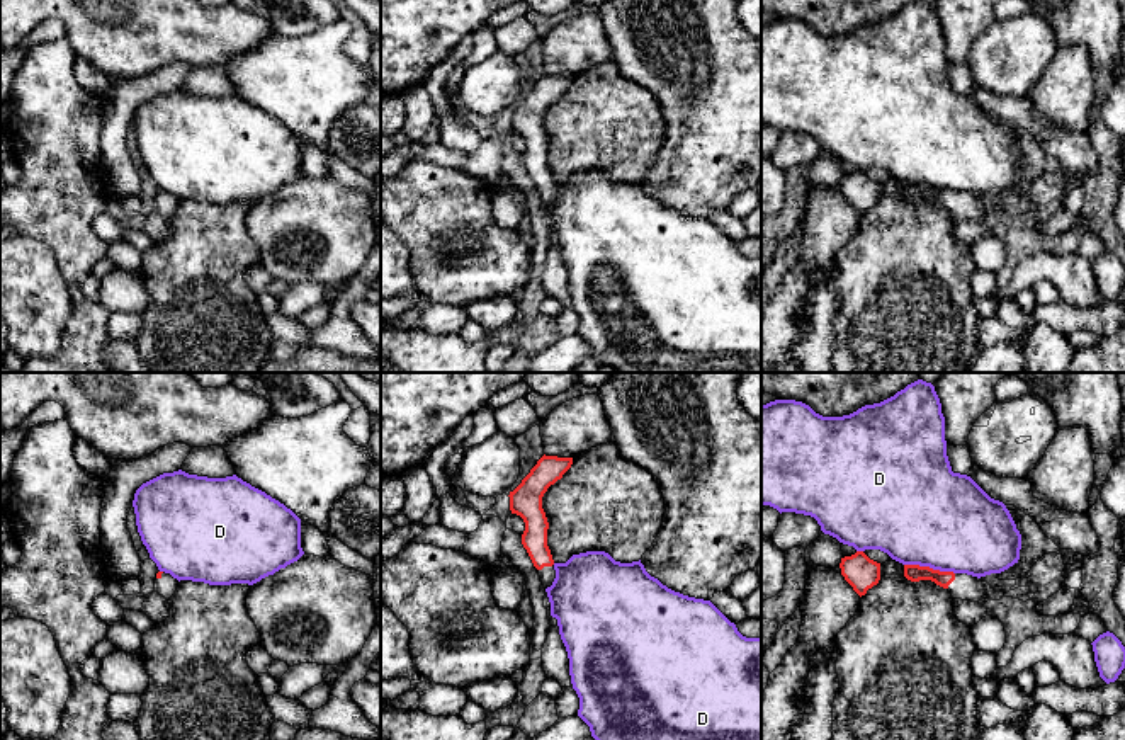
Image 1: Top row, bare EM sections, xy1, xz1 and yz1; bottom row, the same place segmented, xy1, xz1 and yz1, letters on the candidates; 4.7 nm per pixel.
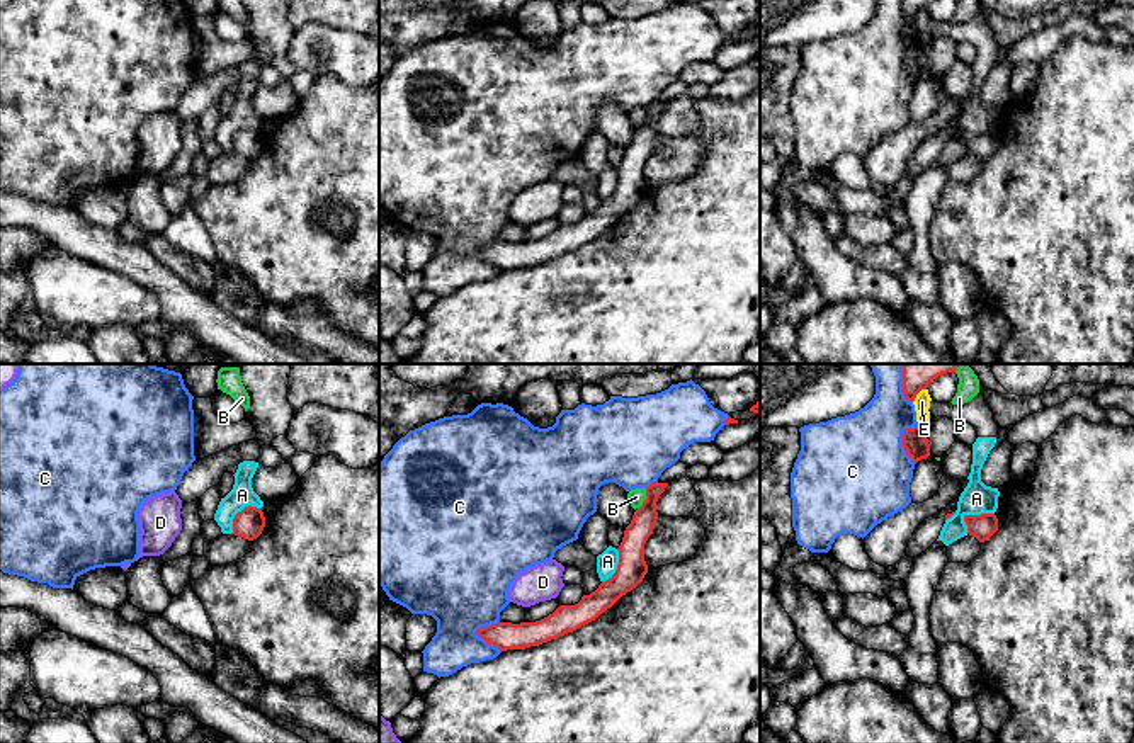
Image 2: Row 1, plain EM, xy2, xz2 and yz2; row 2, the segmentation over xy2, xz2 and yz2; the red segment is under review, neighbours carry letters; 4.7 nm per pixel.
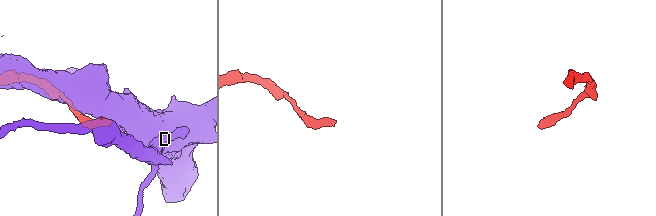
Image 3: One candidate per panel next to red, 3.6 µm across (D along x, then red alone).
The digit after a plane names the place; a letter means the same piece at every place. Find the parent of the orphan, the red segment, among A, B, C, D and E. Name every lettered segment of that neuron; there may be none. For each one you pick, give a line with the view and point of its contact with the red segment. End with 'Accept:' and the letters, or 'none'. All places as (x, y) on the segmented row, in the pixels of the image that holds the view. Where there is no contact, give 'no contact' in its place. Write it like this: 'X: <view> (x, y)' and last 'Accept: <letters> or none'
Accept: none

